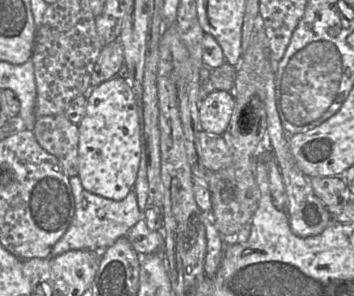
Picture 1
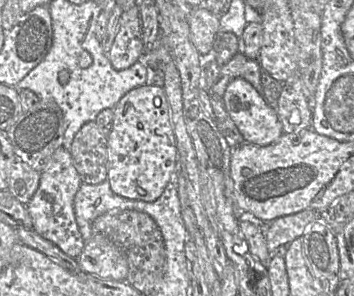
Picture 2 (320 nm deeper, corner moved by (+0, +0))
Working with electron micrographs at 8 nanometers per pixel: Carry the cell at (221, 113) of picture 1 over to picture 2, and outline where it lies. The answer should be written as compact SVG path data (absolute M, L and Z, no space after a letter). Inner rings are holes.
M233 80L224 93L223 101L245 142L267 146L285 133L275 110L247 80Z

